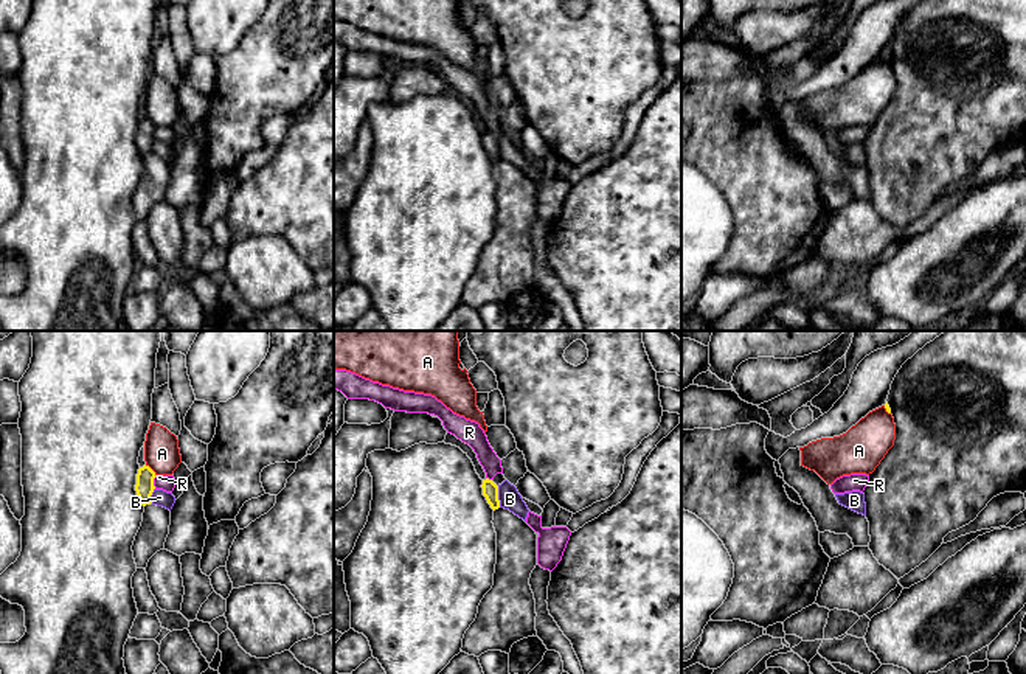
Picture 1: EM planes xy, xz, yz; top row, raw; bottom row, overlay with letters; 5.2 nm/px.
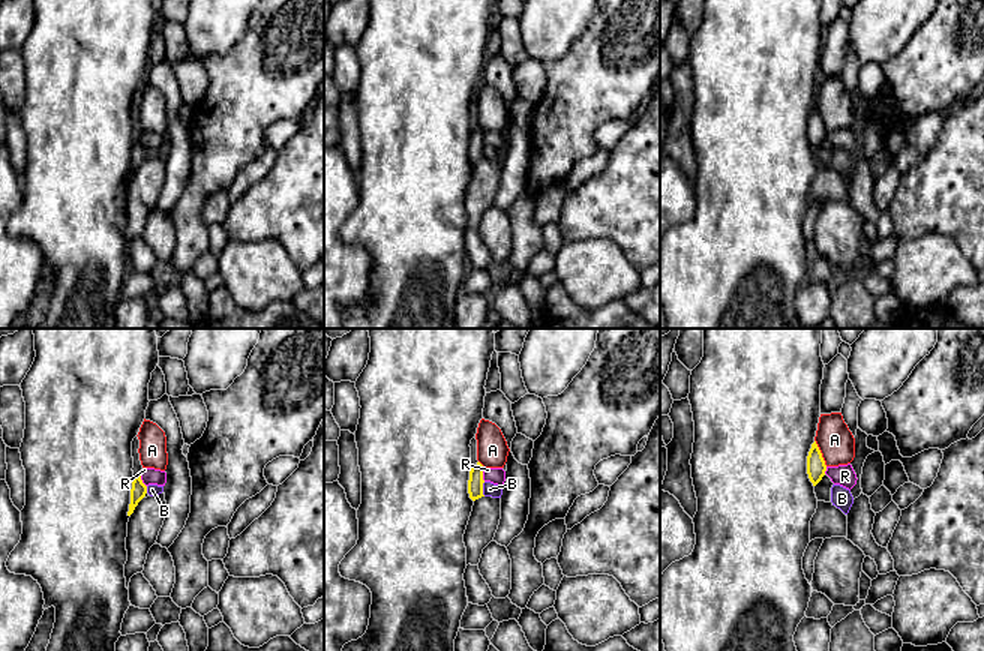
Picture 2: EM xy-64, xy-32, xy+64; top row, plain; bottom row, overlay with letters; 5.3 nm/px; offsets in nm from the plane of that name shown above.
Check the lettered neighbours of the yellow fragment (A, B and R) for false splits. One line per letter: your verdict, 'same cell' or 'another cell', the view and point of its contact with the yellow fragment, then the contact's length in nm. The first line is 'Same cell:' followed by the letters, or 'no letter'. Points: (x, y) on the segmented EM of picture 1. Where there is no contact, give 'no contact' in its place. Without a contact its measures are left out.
Same cell: no letter
A: another cell; meets yellow in xy at (151, 469); contact 90 nm long
B: another cell; meets yellow in xz at (497, 497); contact 110 nm long
R: another cell; meets yellow in xy at (152, 482); contact 70 nm long

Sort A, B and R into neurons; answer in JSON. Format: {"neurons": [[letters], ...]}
{"neurons": [["A"], ["B"], ["R"]]}

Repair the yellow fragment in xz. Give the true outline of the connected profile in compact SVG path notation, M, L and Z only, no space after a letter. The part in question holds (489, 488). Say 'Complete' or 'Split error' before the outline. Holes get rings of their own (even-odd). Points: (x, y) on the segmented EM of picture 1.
Complete. M486 478L483 480L483 495L486 497L487 503L490 505L490 508L495 511L500 508L500 500L498 500L498 486Z

